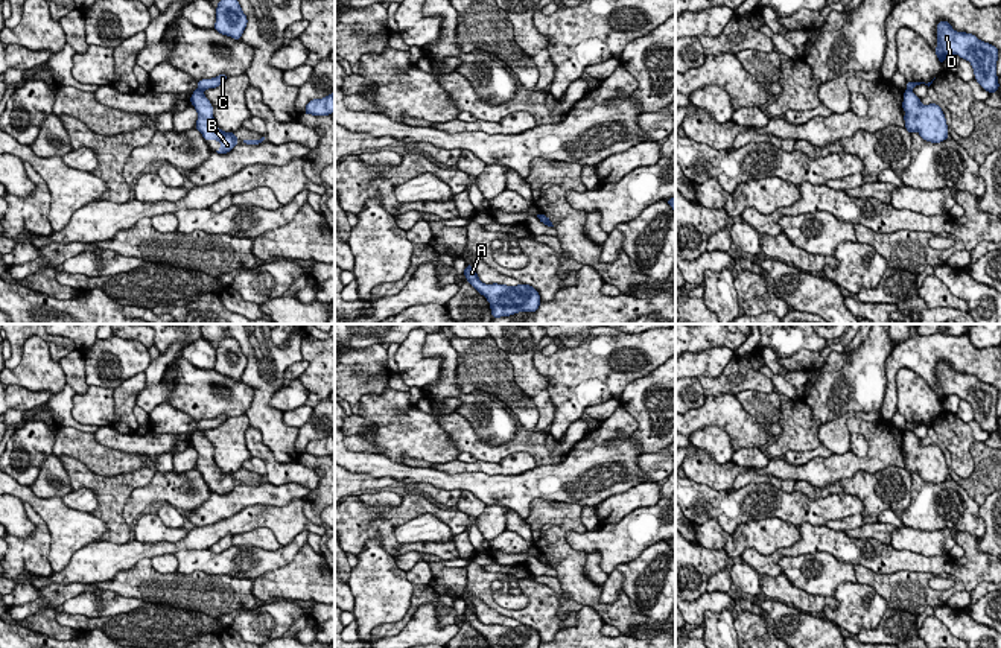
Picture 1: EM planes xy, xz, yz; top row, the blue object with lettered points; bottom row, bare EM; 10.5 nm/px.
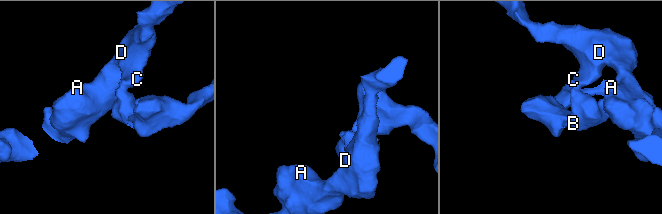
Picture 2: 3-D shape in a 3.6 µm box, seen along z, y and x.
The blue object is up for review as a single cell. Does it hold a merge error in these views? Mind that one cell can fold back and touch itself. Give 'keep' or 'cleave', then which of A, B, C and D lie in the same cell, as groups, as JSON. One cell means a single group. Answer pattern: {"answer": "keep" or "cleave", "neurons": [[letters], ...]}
{"answer": "cleave", "neurons": [["A", "C", "D"], ["B"]]}

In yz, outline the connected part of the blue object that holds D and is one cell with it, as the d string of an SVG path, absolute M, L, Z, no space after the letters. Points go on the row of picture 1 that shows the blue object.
M939 21L934 52L940 64L949 55L958 55L969 61L981 88L990 94L998 91L996 61L999 50L993 44L984 43L972 33L954 30L949 21Z

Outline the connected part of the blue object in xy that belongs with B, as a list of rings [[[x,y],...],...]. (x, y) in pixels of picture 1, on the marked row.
[[[195,90],[190,97],[190,103],[195,106],[198,113],[196,129],[202,134],[204,140],[208,141],[213,138],[221,143],[221,148],[216,151],[218,154],[227,154],[234,146],[237,146],[237,137],[234,132],[225,132],[218,128],[213,117],[213,105],[205,97],[202,90]]]

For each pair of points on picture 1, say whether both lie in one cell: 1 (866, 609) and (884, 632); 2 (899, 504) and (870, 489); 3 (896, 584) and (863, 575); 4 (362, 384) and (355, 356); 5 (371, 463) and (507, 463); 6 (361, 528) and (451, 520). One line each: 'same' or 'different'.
1: different
2: same
3: same
4: same
5: different
6: same

